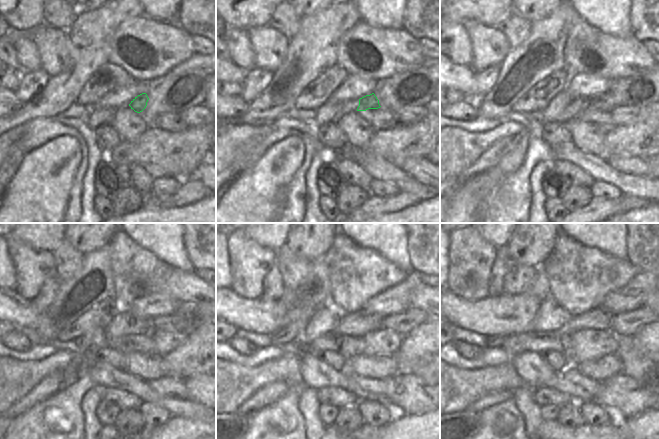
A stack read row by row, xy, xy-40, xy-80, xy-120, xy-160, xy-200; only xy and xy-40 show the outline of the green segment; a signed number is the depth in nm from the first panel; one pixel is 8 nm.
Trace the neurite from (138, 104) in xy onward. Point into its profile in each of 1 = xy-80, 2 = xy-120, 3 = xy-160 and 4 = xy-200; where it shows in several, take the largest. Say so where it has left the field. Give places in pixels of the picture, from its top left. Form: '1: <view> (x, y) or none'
1: xy-80 (604, 101)
2: xy-120 (167, 322)
3: xy-160 (403, 323)
4: xy-200 (630, 322)

